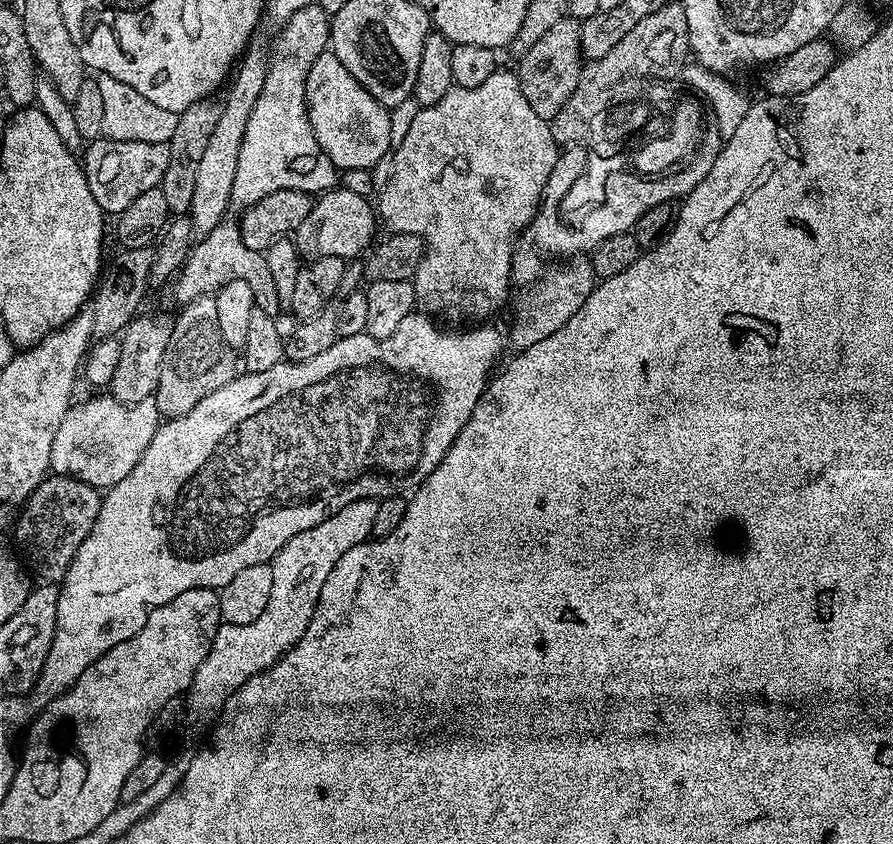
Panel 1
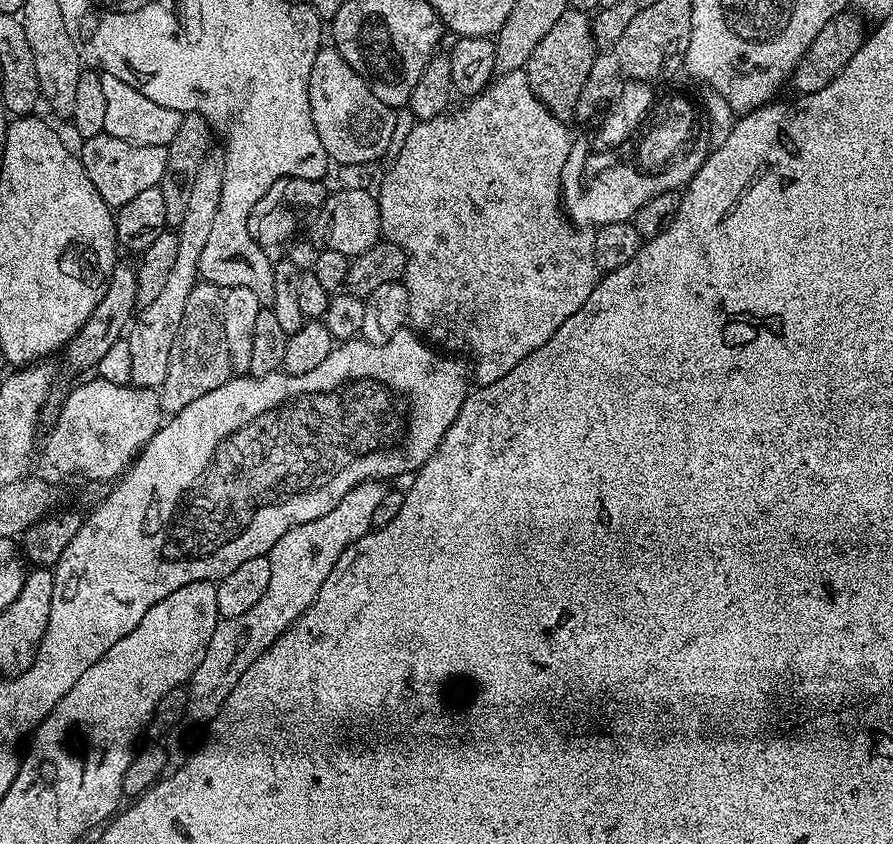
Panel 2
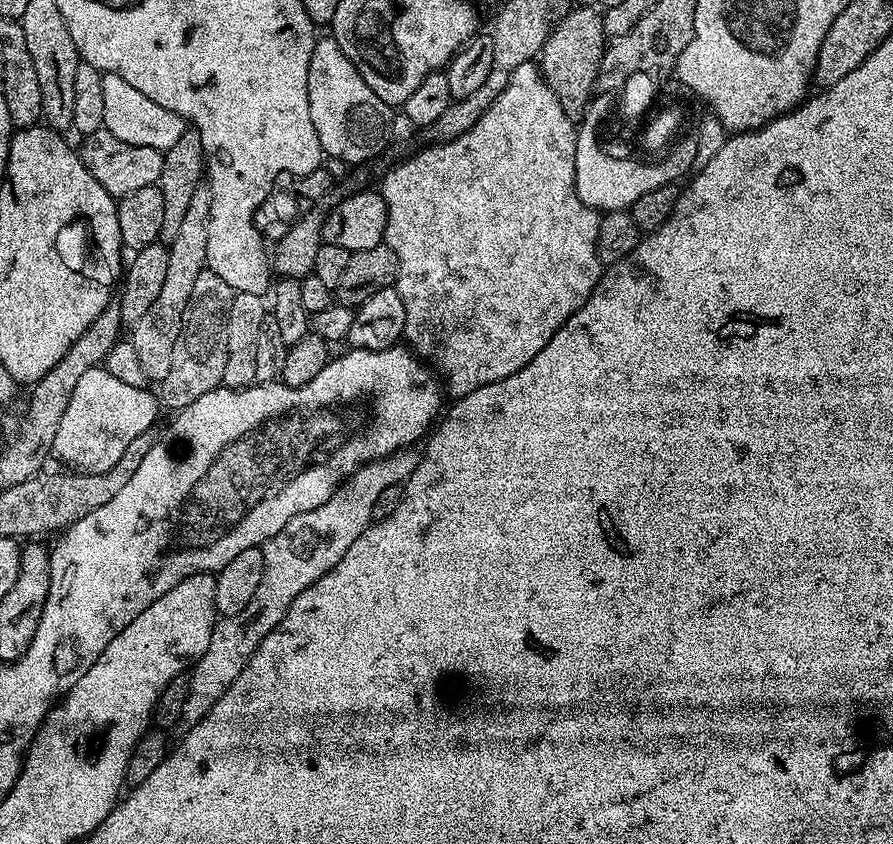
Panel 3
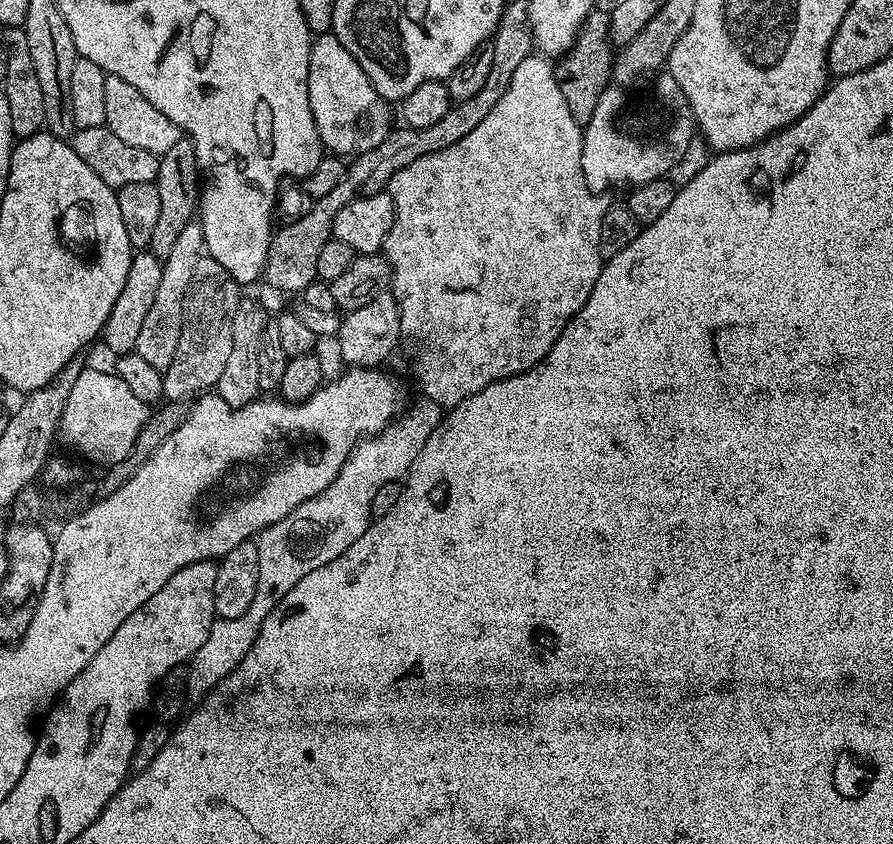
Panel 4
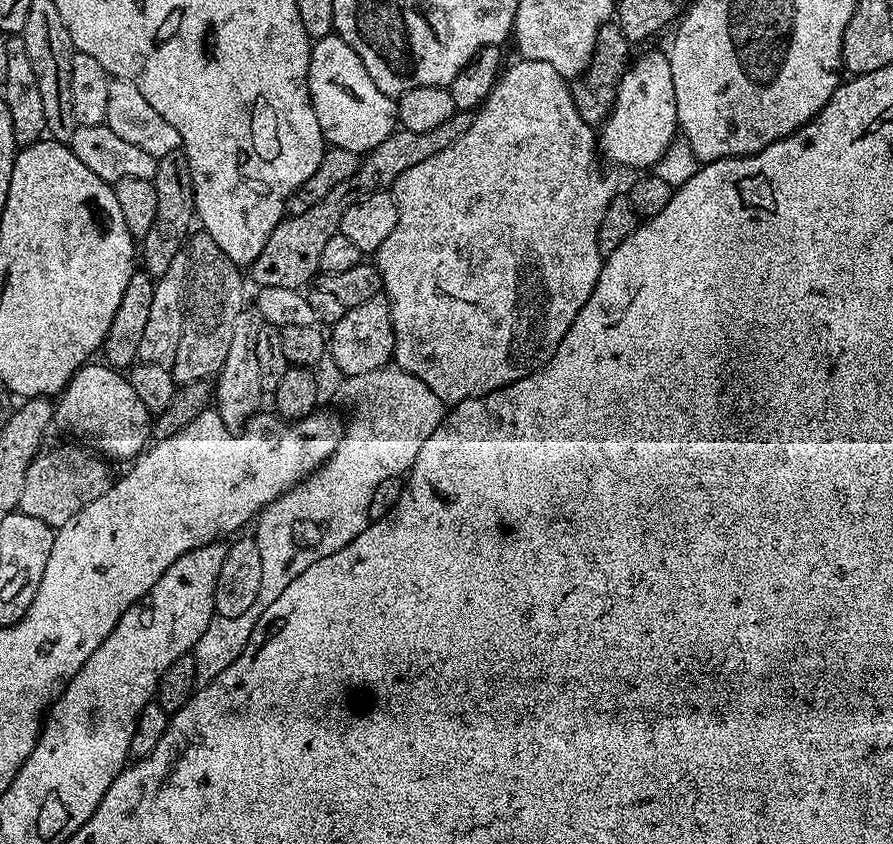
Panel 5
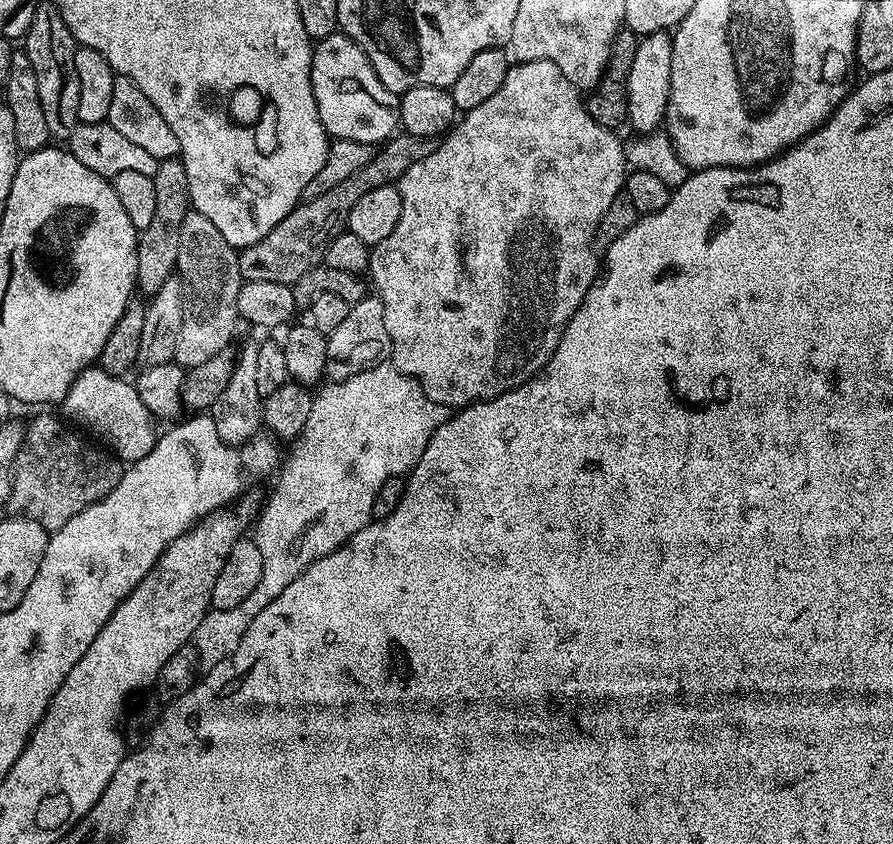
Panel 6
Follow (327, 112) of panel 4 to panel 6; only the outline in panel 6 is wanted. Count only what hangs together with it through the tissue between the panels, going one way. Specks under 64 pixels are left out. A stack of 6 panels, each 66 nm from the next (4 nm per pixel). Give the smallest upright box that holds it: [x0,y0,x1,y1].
[310,30,400,146]

